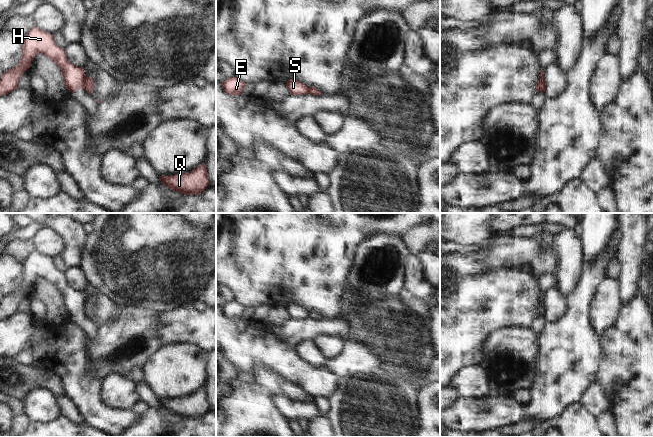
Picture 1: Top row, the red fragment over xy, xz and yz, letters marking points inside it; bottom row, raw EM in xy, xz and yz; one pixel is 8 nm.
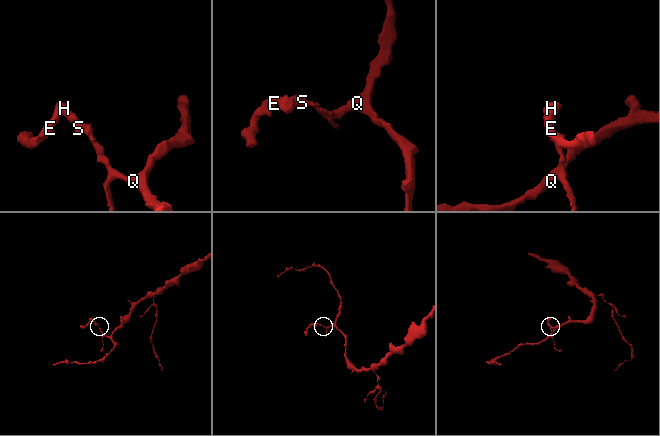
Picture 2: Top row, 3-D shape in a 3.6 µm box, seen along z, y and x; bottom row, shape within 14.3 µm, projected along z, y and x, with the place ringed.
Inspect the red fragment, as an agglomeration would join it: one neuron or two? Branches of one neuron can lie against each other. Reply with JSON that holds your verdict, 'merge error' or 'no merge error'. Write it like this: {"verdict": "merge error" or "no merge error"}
{"verdict": "merge error"}

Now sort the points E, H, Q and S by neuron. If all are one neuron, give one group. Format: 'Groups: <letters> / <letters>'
Groups: E H S / Q

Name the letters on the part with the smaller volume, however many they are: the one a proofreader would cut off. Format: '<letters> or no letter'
E, H, S

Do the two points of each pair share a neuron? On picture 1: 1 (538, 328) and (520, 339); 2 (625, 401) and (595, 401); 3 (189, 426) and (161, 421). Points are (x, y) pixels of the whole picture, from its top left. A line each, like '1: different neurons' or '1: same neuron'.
1: different neurons
2: different neurons
3: same neuron

